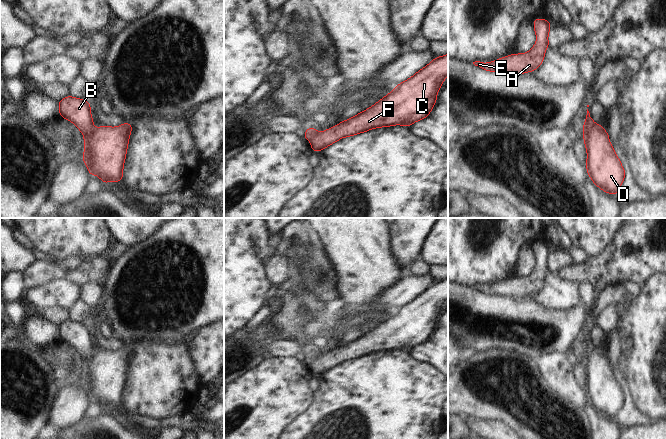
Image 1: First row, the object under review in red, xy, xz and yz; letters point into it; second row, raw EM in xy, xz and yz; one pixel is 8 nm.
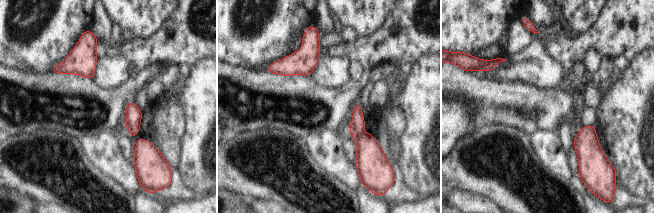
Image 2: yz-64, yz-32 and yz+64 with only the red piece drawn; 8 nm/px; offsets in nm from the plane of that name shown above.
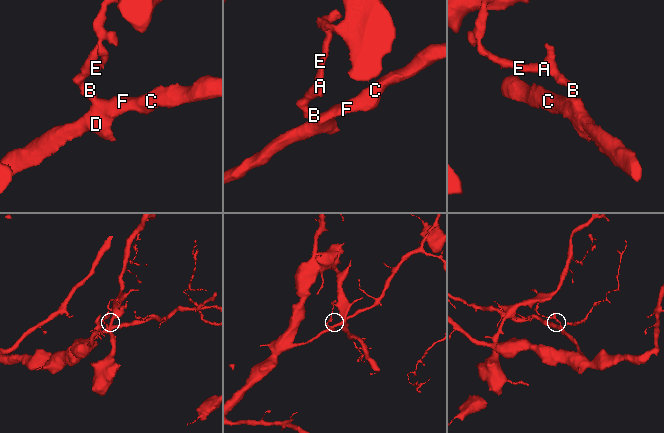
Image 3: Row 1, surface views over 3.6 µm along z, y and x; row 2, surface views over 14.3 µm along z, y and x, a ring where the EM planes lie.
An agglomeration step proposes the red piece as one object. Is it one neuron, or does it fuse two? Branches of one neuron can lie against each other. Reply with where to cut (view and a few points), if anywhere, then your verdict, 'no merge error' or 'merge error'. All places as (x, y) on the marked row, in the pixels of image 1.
cut in yz along (595, 124), (584, 131); merge error

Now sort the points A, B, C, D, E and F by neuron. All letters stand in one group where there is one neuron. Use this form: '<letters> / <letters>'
A B E / C D F

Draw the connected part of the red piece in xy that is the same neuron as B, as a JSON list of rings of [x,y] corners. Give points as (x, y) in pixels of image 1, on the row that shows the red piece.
[[[68,96],[61,99],[58,103],[59,115],[73,122],[83,135],[93,129],[91,105],[88,101]]]

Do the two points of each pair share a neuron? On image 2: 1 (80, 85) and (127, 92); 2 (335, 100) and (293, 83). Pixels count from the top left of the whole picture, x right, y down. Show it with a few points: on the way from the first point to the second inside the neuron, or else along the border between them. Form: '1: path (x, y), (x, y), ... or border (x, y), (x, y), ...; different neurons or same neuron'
1: path (92, 94), (115, 95); same neuron
2: path (325, 100), (303, 92); same neuron

